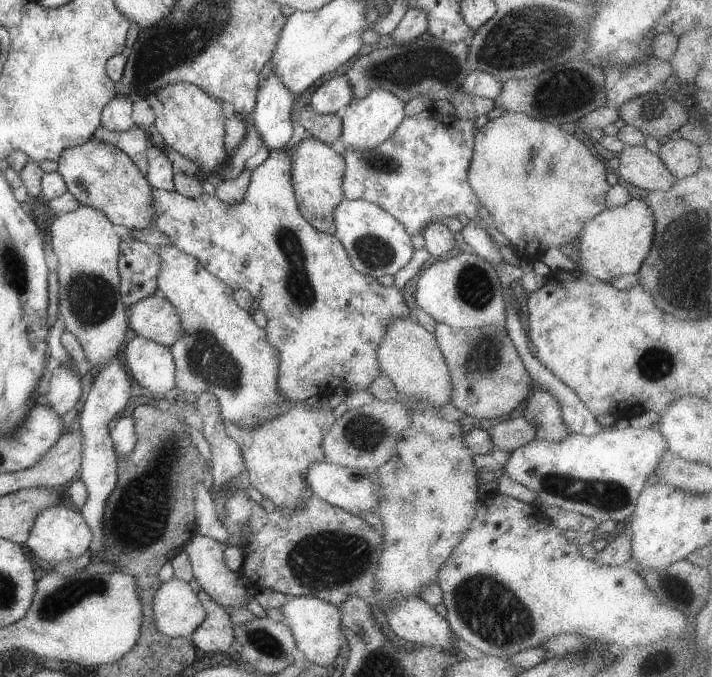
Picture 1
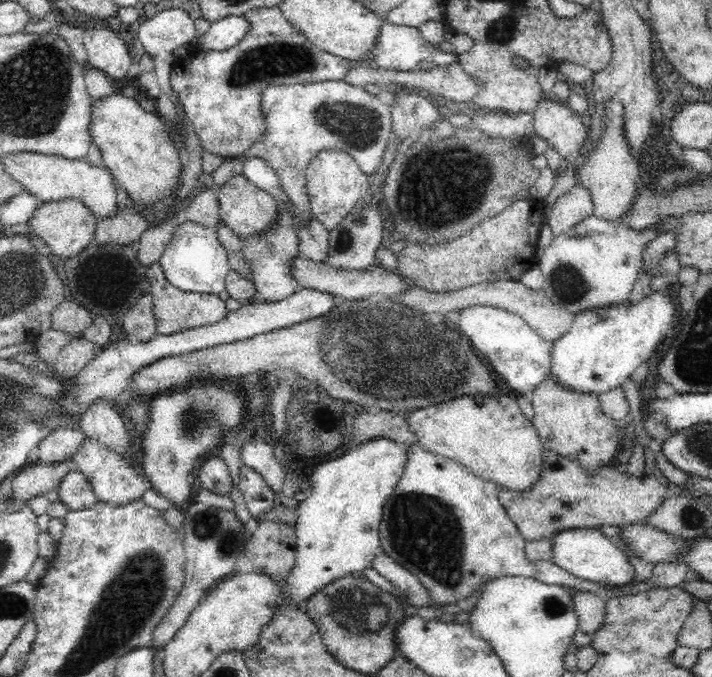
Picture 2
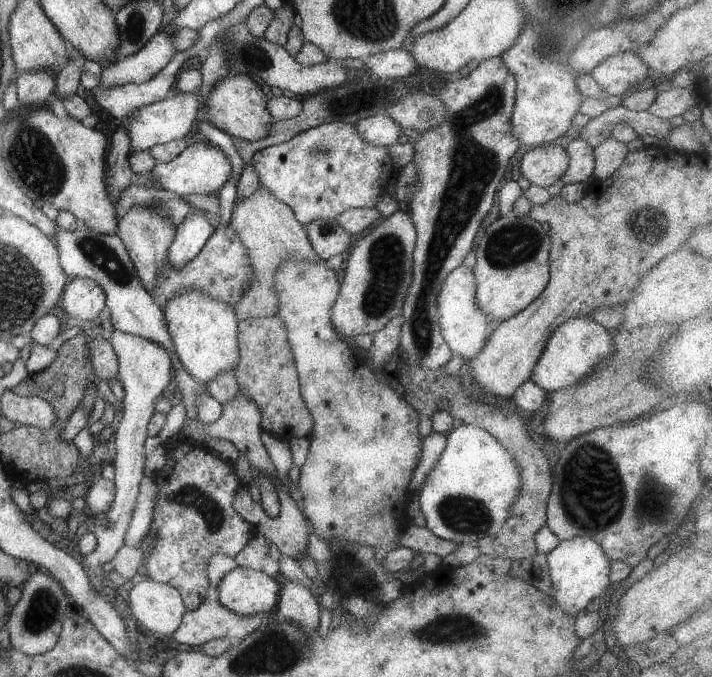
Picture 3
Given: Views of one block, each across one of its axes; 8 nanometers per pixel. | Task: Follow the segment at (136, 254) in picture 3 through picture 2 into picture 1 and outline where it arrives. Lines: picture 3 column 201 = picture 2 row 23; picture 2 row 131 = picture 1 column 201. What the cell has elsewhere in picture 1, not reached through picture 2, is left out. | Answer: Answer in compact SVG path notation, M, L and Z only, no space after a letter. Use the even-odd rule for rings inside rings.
M287 142L281 150L271 150L268 155L252 170L250 181L247 185L243 200L237 204L223 204L221 200L217 200L215 195L201 193L197 198L185 198L177 191L165 191L161 189L151 189L151 212L153 212L153 220L149 224L149 229L163 232L171 245L177 250L181 250L185 254L191 255L209 274L213 274L215 278L224 282L232 290L247 290L251 294L253 300L262 308L266 316L265 340L267 344L277 352L277 376L275 377L275 386L279 396L285 398L287 403L302 403L310 396L319 395L321 398L327 399L333 393L335 388L342 388L344 391L349 389L356 392L358 390L367 390L369 384L379 376L379 366L377 366L377 346L385 334L385 326L391 318L410 318L412 312L407 308L401 292L395 287L386 287L379 284L375 279L362 275L357 270L353 270L345 248L341 246L341 242L330 234L321 233L315 230L297 208L295 198L293 196L293 188L291 186L291 160L289 160L289 148L293 148L293 143Z

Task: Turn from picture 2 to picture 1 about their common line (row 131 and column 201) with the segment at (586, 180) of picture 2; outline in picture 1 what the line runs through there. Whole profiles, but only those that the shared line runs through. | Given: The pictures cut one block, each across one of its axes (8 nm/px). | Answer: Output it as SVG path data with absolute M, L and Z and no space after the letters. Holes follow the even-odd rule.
M176 578L160 583L151 610L157 630L169 637L188 637L205 620L205 610L189 583Z

